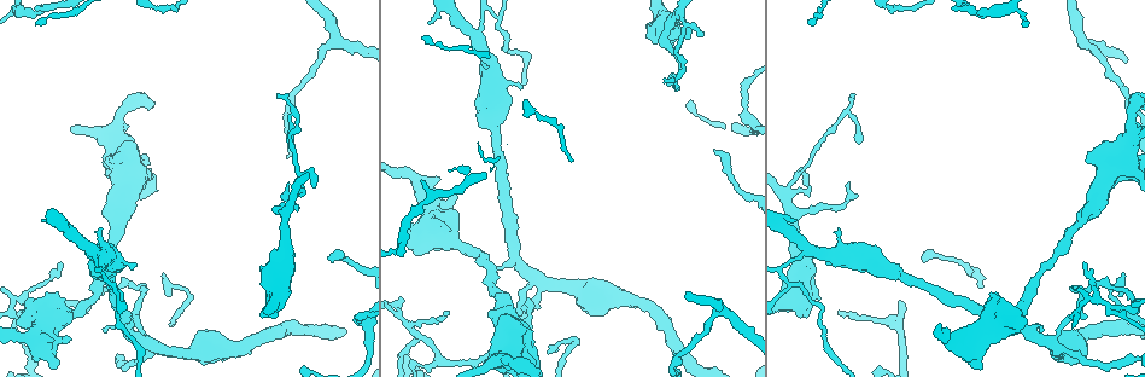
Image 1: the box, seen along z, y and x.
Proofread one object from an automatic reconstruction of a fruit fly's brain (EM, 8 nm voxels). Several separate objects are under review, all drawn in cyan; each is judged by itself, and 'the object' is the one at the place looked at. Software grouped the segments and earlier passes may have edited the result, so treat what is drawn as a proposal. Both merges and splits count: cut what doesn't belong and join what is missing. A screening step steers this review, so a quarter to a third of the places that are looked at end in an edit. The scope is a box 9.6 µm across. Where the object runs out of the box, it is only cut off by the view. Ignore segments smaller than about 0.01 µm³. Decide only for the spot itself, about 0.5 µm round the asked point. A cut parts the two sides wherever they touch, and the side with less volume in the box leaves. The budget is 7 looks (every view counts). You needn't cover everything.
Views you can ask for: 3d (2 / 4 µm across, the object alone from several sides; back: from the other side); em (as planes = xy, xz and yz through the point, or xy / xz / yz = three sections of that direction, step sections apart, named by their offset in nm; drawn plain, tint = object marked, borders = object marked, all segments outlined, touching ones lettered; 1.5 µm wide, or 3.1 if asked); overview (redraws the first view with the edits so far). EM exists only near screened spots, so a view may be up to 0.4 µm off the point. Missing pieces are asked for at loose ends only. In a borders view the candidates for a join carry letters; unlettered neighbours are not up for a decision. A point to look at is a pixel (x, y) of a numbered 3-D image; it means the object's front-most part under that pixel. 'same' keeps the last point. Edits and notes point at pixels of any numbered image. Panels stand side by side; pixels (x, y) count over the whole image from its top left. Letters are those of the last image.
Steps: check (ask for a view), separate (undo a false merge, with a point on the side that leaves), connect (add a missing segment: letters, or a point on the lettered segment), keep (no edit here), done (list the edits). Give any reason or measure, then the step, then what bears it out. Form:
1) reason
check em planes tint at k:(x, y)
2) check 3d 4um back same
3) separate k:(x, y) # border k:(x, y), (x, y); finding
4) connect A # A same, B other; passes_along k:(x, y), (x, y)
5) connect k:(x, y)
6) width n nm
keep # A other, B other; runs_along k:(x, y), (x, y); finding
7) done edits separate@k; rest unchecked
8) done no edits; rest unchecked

an open end
check em xy step 4 tint at 1:(287, 184)

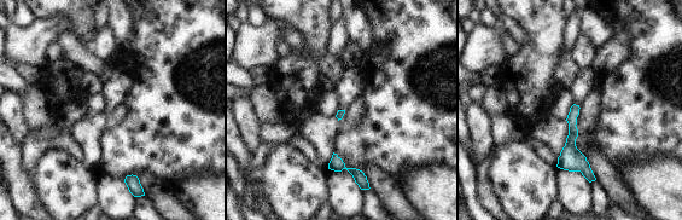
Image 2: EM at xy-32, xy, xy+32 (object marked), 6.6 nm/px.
check em planes borders same

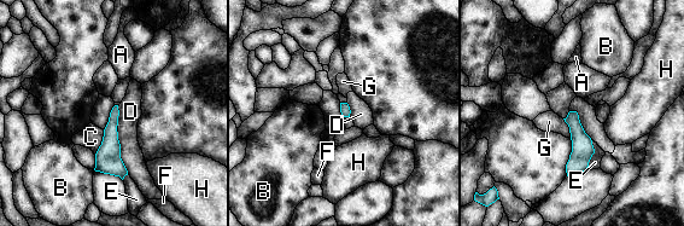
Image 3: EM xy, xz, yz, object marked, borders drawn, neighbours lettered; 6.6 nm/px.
width 70 nm
keep # A other, B other, C other, D other, E other, F other, G other, H other; runs_along 3:(573, 114), (578, 162), (570, 173); no lettered segment goes on from it

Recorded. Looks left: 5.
free end
check em planes borders at 1:(104, 331)

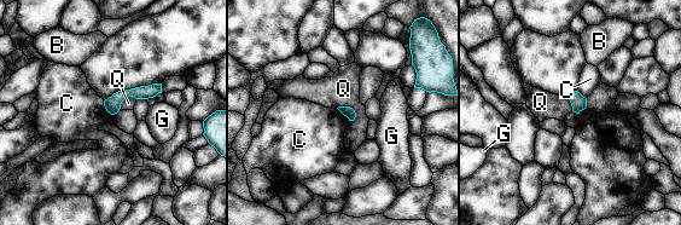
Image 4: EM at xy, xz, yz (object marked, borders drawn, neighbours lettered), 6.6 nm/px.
keep # B other, C other, G other, Q other; runs_along 4:(158, 86), (106, 103); no lettered segment goes on from it

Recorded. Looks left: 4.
free end
check em yz step 4 plain at 1:(66, 340)

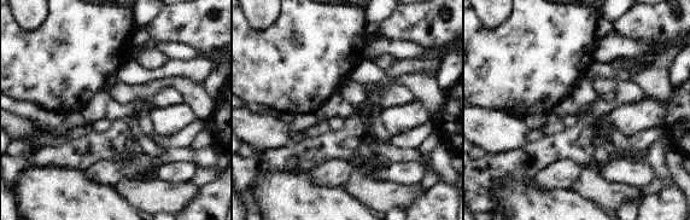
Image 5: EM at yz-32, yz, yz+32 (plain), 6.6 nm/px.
check em yz step 4 borders same

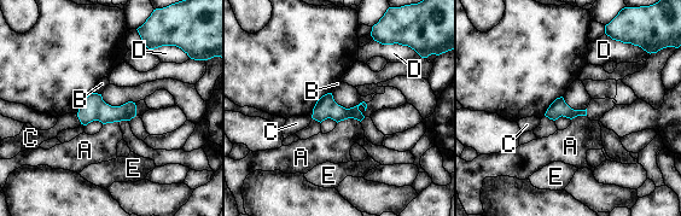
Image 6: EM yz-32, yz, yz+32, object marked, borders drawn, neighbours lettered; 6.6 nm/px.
keep # A other, B other, C other, D other, E other; none of them fits

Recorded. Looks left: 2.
done no edits; rest unchecked

